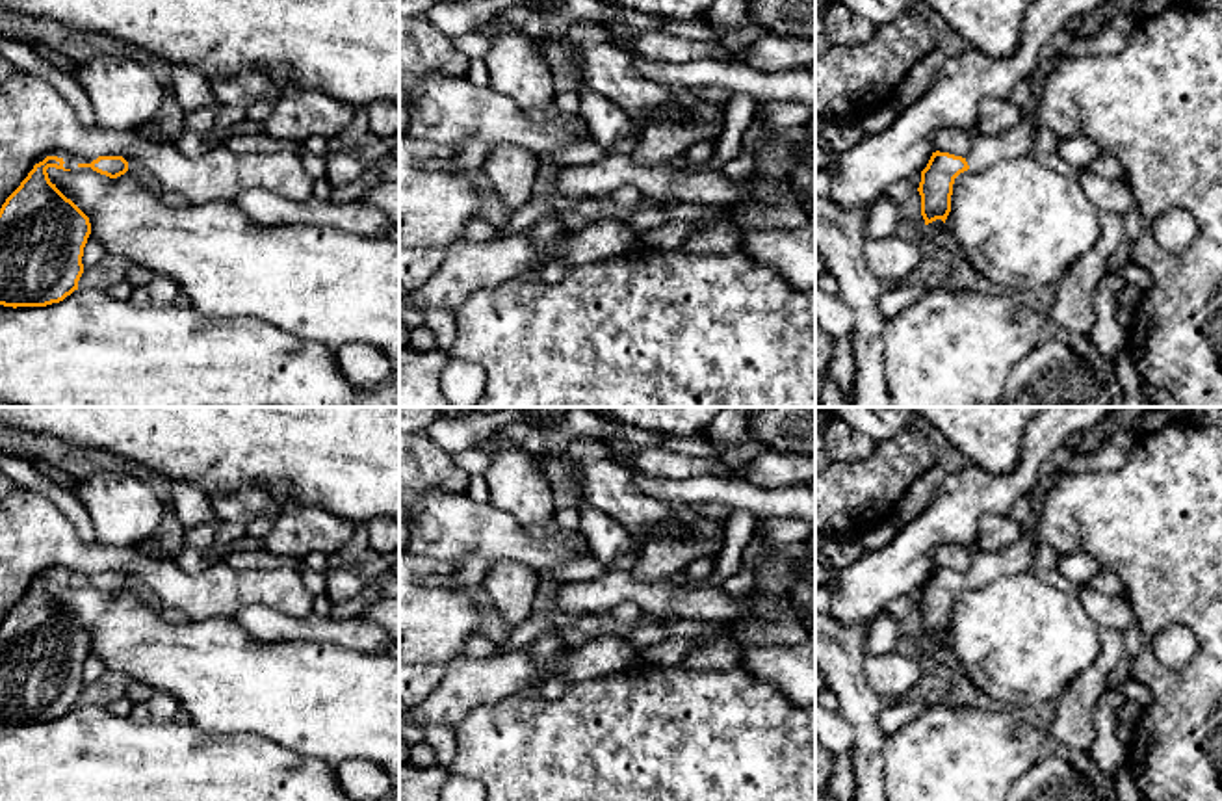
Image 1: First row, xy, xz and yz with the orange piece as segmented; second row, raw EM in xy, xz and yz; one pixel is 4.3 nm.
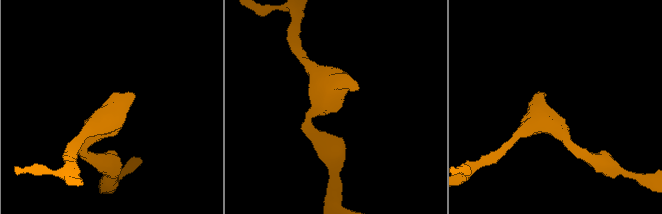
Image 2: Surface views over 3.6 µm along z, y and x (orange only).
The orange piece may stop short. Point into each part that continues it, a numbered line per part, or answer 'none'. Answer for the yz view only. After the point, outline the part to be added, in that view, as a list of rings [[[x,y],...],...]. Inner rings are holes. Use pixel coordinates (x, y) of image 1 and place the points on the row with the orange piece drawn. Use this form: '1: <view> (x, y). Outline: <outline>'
1: yz (985, 151). Outline: [[[1031,106],[1016,128],[999,136],[975,134],[966,162],[969,169],[982,171],[999,160],[1025,156],[1031,152],[1038,130],[1040,125]]]

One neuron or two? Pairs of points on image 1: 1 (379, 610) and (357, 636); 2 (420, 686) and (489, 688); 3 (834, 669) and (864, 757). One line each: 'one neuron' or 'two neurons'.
1: two neurons
2: two neurons
3: one neuron

